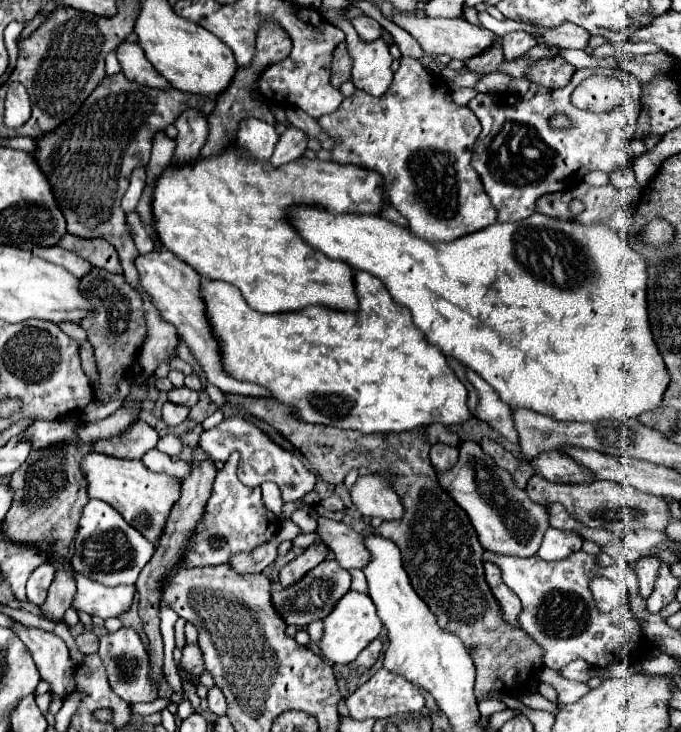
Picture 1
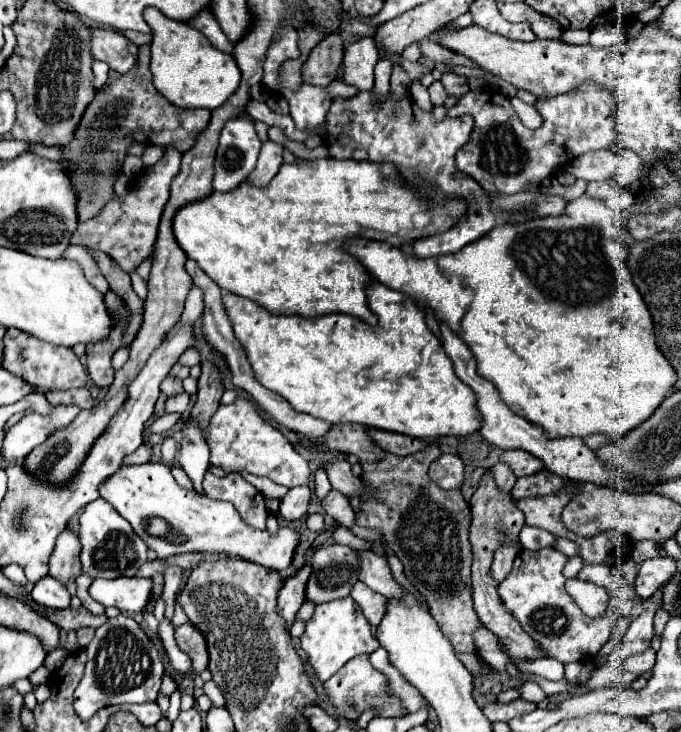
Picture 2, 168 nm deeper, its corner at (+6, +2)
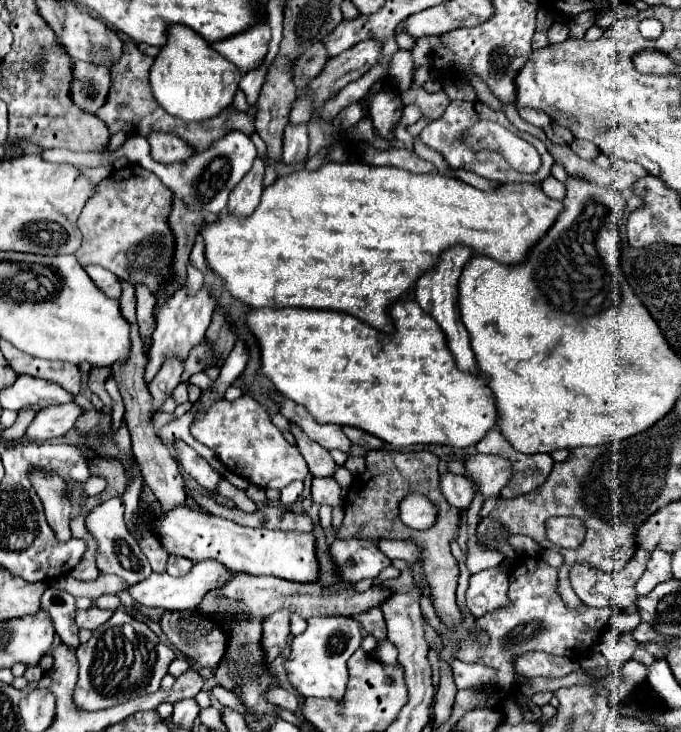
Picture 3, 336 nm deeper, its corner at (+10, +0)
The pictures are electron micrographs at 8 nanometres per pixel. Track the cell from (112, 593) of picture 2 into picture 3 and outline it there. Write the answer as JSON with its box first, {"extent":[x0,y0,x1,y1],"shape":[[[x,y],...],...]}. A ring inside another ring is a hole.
{"extent":[129,561,231,611],"shape":[[[199,561],[191,567],[187,575],[181,575],[181,577],[171,577],[167,573],[153,573],[149,579],[129,587],[129,595],[145,607],[159,607],[163,611],[191,609],[191,607],[197,607],[209,591],[225,585],[229,577],[231,577],[231,571],[225,569],[225,565],[221,565],[219,561]]]}

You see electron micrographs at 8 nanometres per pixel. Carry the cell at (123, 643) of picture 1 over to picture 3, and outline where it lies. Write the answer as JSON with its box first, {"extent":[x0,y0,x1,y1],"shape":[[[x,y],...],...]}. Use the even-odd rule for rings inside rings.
{"extent":[75,609,175,711],"shape":[[[117,609],[113,617],[105,625],[97,627],[93,637],[77,649],[79,681],[75,703],[85,711],[99,711],[153,693],[159,689],[173,659],[175,653],[171,647],[159,641],[145,621],[137,621],[133,615]]]}

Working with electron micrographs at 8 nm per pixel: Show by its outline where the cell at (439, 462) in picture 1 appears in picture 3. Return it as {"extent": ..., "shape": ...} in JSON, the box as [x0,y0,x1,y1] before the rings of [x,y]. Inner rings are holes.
{"extent":[441,471,475,511],"shape":[[[447,471],[441,475],[441,491],[453,507],[467,511],[475,497],[475,483],[463,475],[453,475]]]}

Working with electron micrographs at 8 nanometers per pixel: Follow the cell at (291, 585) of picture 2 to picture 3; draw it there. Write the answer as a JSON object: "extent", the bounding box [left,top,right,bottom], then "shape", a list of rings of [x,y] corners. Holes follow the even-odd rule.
{"extent":[261,609,289,665],"shape":[[[281,609],[263,621],[261,647],[265,649],[265,665],[271,663],[285,647],[289,635],[289,609]]]}

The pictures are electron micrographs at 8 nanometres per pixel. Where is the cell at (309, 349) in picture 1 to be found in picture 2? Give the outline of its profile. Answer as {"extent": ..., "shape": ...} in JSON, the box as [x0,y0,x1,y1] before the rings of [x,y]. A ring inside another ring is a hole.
{"extent":[223,281,481,439],"shape":[[[379,281],[367,285],[367,301],[371,311],[379,317],[375,327],[341,313],[321,317],[271,315],[267,309],[245,297],[223,293],[223,305],[233,323],[233,333],[241,343],[257,381],[283,395],[293,409],[329,423],[361,423],[417,439],[475,433],[481,425],[475,409],[475,395],[457,379],[441,343],[429,327],[423,325],[425,313],[405,293],[397,293]]]}

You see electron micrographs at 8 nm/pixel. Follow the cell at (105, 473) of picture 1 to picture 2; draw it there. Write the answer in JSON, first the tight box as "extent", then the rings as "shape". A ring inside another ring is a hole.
{"extent":[99,463,299,569],"shape":[[[163,463],[123,465],[115,475],[101,483],[99,495],[107,503],[111,503],[123,519],[131,523],[135,533],[147,543],[149,549],[157,553],[157,557],[171,557],[189,551],[207,551],[247,559],[267,569],[285,569],[289,567],[293,551],[299,543],[299,535],[287,527],[281,527],[277,535],[271,535],[267,529],[251,529],[241,521],[239,513],[231,503],[215,501],[207,495],[197,495],[195,491],[183,489],[173,479],[171,469]],[[157,519],[167,523],[167,529],[163,529],[161,533],[153,531],[153,523]]]}

